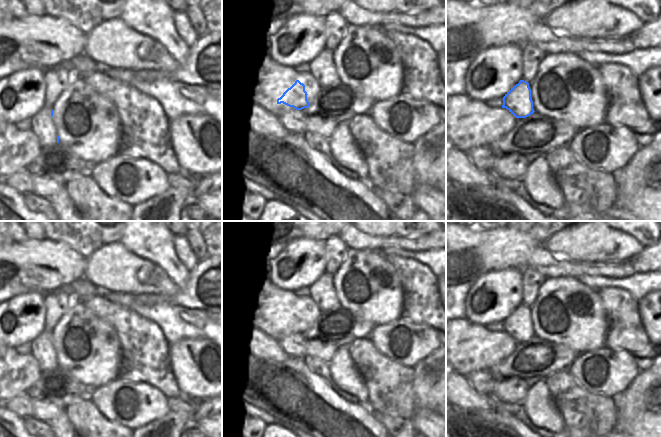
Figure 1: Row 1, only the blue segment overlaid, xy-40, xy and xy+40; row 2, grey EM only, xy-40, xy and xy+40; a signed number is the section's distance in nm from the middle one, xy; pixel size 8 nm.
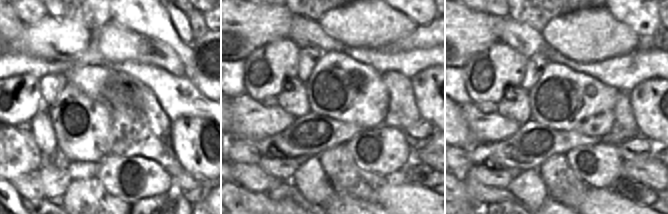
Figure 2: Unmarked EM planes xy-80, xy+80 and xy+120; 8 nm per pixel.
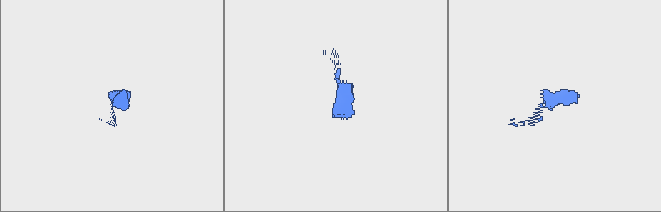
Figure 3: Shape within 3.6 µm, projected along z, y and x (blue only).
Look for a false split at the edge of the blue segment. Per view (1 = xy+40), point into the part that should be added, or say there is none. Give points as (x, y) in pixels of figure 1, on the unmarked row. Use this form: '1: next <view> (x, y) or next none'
1: next none

